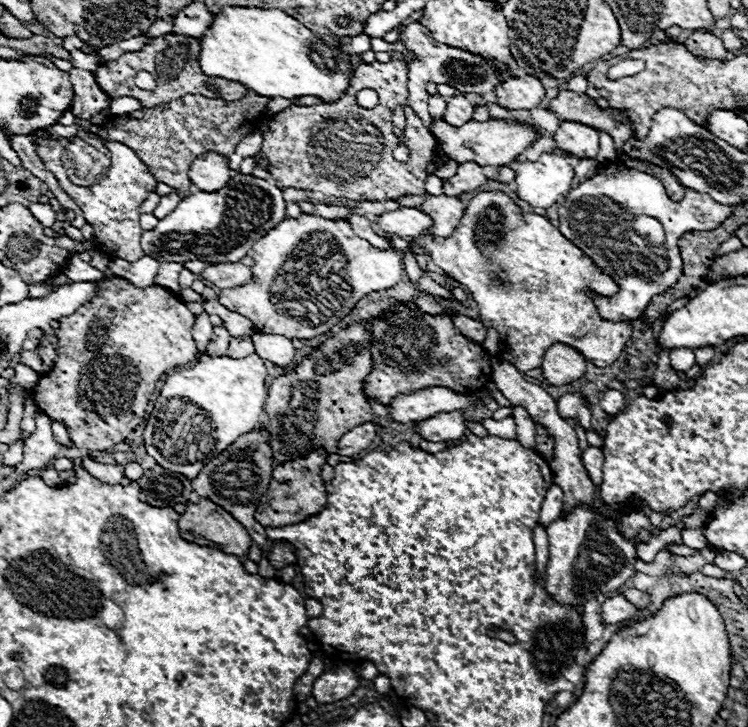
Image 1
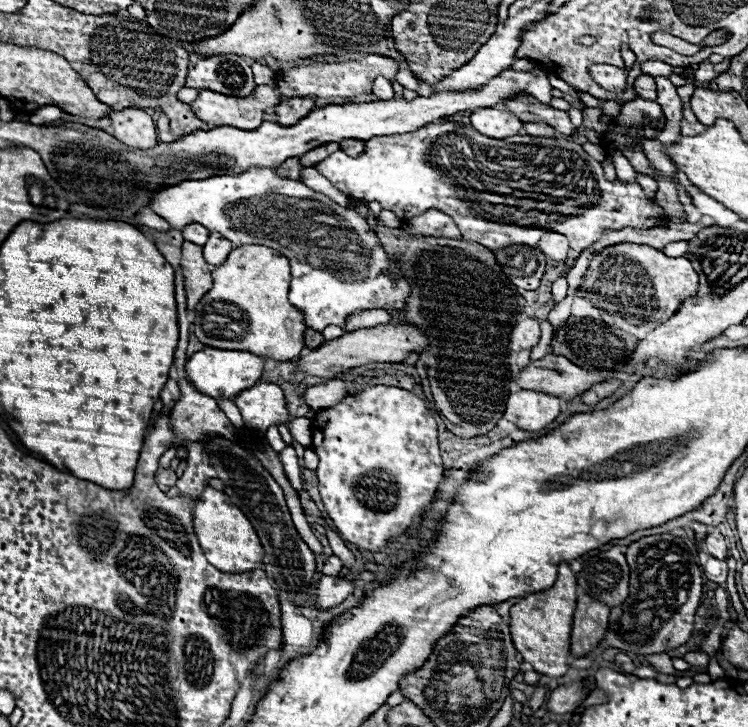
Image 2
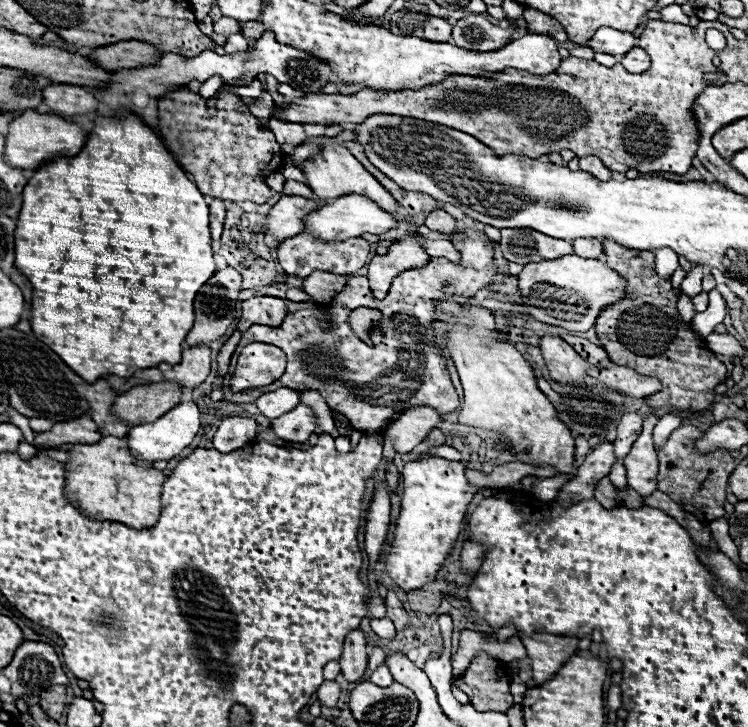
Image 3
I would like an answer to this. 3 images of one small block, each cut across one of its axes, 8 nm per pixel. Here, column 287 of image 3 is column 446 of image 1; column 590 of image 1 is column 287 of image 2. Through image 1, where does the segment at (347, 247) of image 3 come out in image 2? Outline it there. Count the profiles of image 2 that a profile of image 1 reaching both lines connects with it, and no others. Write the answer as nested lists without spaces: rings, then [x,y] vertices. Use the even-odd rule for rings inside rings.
[[[254,244],[240,246],[230,252],[228,260],[222,266],[216,266],[212,270],[212,278],[214,278],[214,286],[194,308],[196,312],[194,334],[202,344],[220,350],[248,350],[256,356],[272,358],[278,362],[290,362],[302,354],[306,326],[302,322],[302,314],[296,308],[292,308],[292,304],[288,302],[290,264],[282,254],[278,254],[272,248],[254,246]]]

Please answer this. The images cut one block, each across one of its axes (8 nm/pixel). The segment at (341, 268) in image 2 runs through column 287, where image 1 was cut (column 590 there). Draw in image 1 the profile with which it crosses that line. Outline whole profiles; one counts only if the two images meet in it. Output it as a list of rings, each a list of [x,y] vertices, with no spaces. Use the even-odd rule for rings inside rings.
[[[620,164],[602,166],[598,174],[572,188],[566,198],[558,208],[560,232],[578,248],[582,248],[604,272],[610,272],[610,276],[614,276],[620,284],[620,292],[616,296],[596,300],[600,314],[608,320],[640,318],[646,306],[650,304],[650,298],[674,286],[676,280],[682,276],[683,261],[676,244],[680,236],[690,230],[714,230],[732,212],[730,206],[718,204],[702,192],[686,192],[686,196],[680,202],[672,202],[658,178],[634,168],[624,168]],[[620,204],[628,206],[628,210]],[[630,212],[654,216],[656,220],[660,220],[666,236],[664,242],[648,242],[644,236],[640,236],[632,228],[634,216]]]

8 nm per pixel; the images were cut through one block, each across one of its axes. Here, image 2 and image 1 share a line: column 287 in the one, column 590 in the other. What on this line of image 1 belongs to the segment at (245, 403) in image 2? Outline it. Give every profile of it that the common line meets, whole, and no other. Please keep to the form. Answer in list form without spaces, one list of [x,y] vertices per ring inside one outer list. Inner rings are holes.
[[[562,394],[556,400],[556,408],[558,408],[562,418],[574,418],[574,420],[580,422],[580,426],[590,428],[592,412],[590,412],[588,402],[582,394]]]

